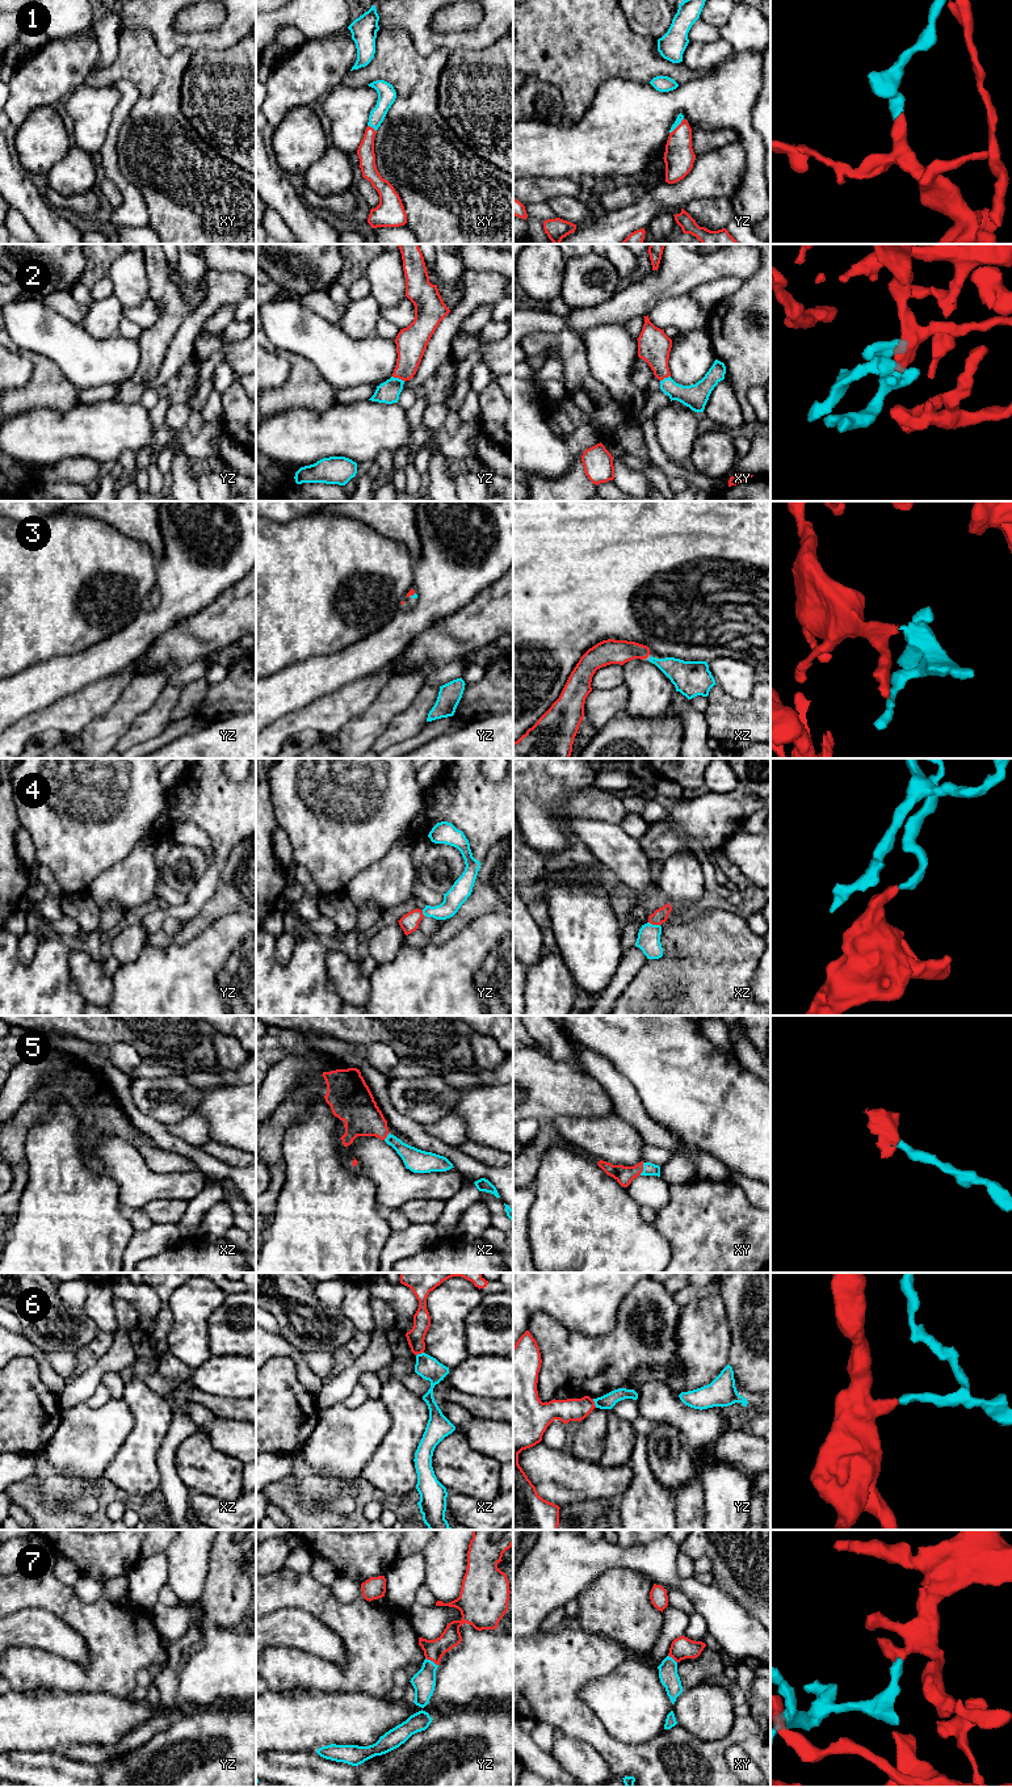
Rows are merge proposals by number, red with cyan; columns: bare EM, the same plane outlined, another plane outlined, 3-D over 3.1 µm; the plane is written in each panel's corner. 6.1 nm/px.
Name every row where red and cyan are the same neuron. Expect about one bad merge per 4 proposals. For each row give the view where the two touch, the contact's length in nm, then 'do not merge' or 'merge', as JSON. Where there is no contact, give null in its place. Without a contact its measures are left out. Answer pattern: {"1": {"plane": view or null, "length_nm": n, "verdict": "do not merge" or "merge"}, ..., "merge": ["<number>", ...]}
{"1": {"plane": "yz", "length_nm": 130, "verdict": "merge"}, "2": {"plane": "yz", "length_nm": 90, "verdict": "merge"}, "3": {"plane": "yz", "length_nm": 50, "verdict": "merge"}, "4": {"plane": "xz", "length_nm": 80, "verdict": "merge"}, "5": {"plane": "xy", "length_nm": 80, "verdict": "merge"}, "6": {"plane": "yz", "length_nm": 60, "verdict": "do not merge"}, "7": {"plane": "yz", "length_nm": 90, "verdict": "merge"}, "merge": ["1", "2", "3", "4", "5", "7"]}

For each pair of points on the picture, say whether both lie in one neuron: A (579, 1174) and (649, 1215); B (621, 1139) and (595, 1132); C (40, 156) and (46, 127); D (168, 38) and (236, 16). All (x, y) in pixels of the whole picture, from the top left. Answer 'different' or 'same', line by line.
A: different
B: same
C: same
D: same

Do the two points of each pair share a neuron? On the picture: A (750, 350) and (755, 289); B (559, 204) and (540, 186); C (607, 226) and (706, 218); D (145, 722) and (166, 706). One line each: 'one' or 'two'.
A: one
B: two
C: two
D: one

